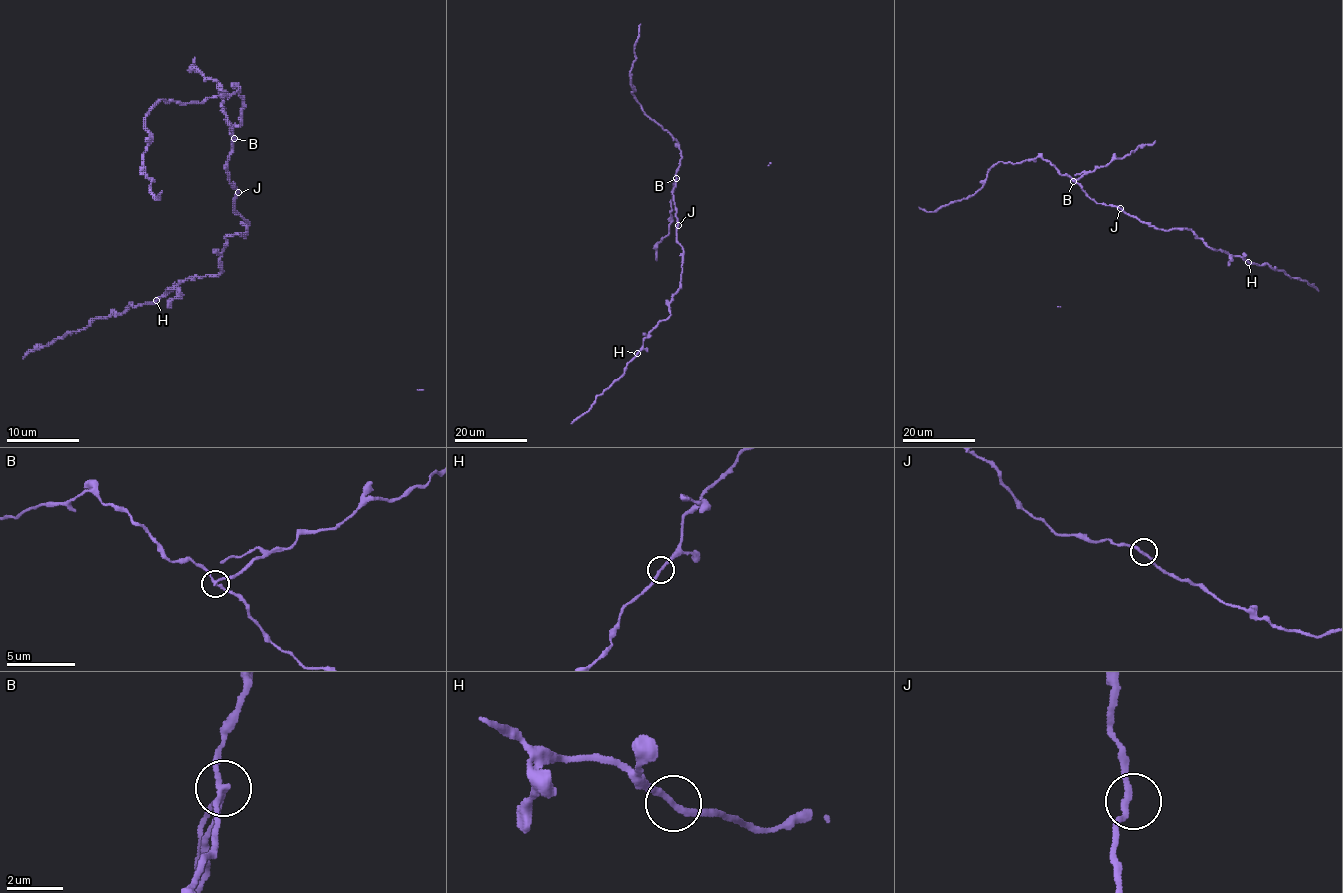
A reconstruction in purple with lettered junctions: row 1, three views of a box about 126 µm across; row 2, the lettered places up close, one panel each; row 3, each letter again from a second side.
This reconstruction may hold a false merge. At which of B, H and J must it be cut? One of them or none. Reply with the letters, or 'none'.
B

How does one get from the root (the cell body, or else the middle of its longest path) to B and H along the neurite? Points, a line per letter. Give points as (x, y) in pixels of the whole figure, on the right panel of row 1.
B: (1119, 208), (1098, 203), (1073, 181)
H: (1119, 208), (1155, 228), (1190, 229), (1212, 249), (1242, 256), (1248, 262)

